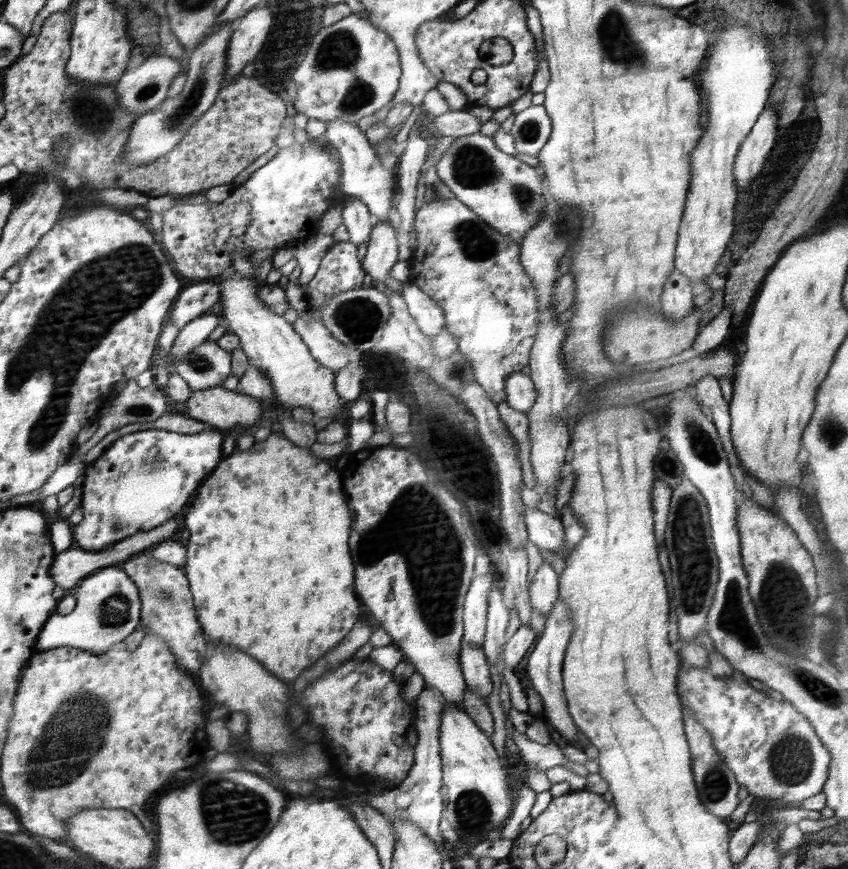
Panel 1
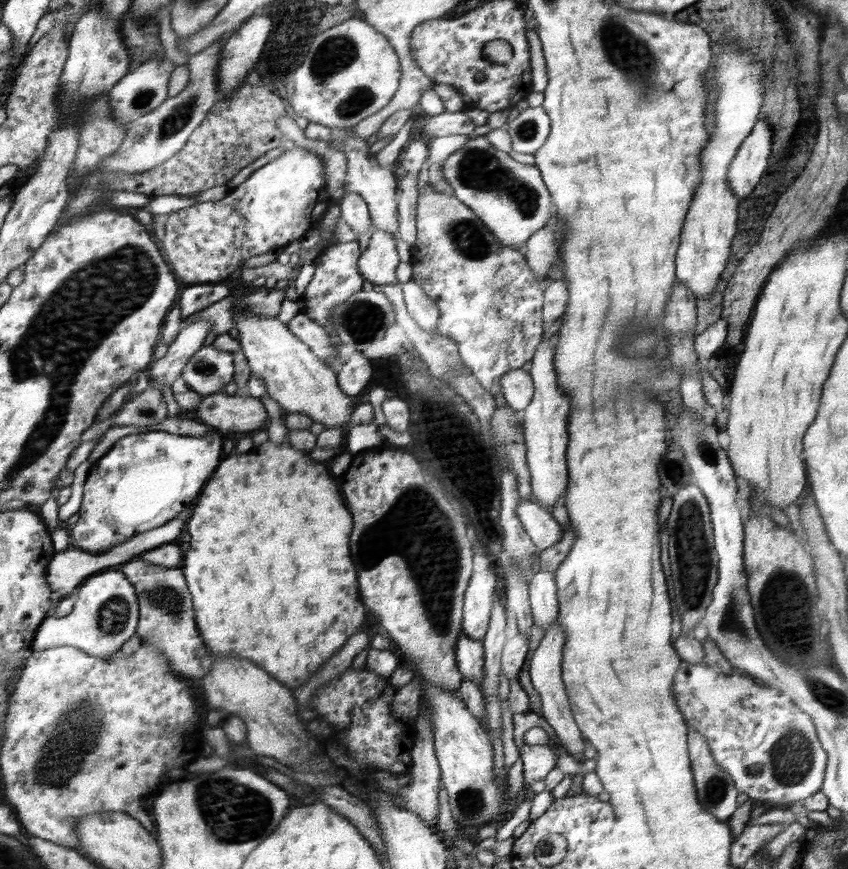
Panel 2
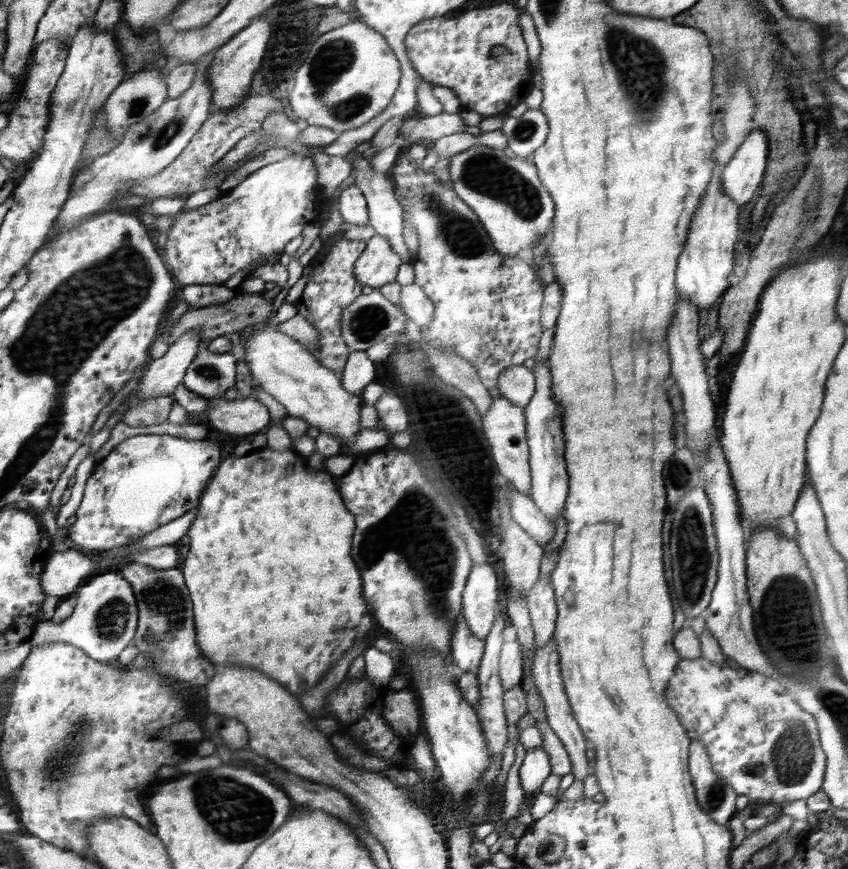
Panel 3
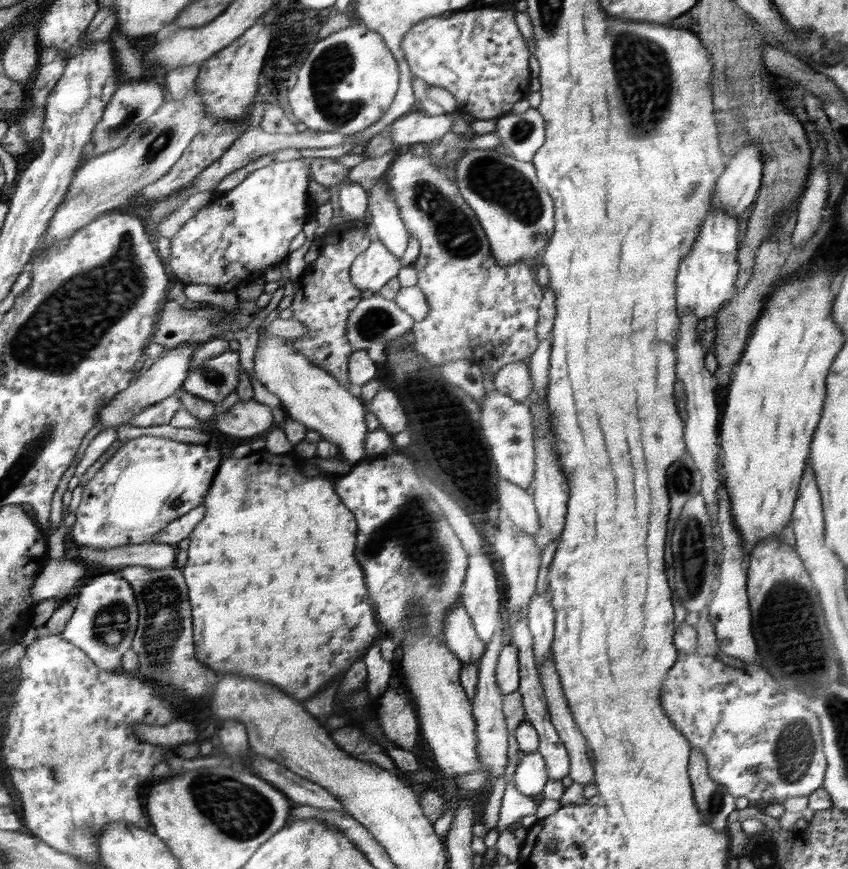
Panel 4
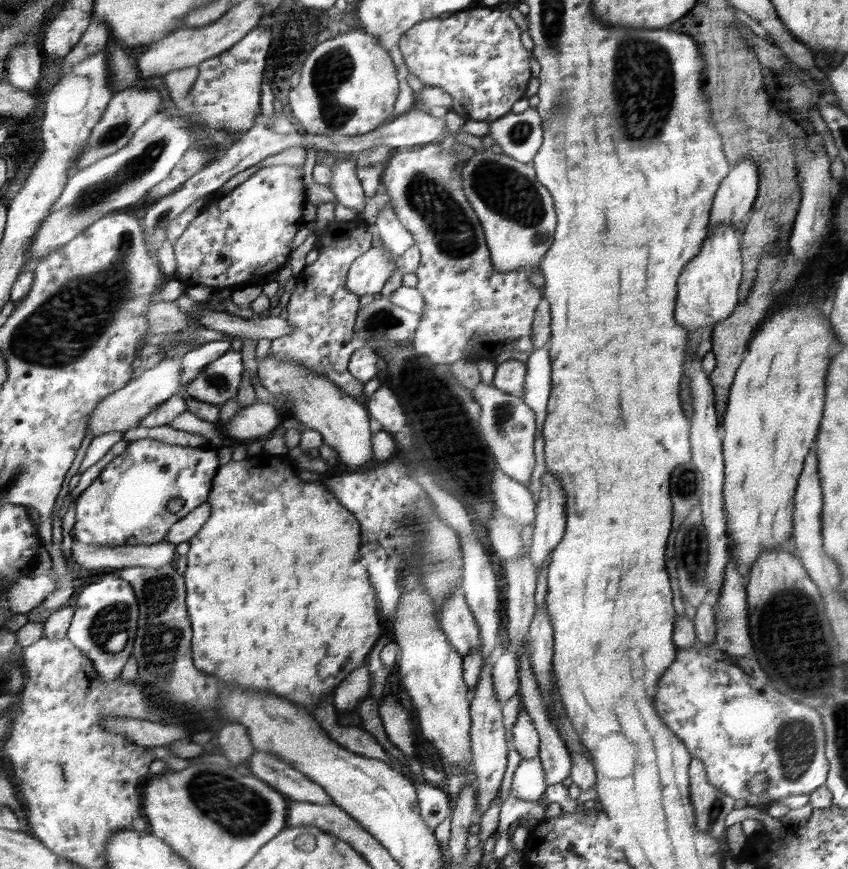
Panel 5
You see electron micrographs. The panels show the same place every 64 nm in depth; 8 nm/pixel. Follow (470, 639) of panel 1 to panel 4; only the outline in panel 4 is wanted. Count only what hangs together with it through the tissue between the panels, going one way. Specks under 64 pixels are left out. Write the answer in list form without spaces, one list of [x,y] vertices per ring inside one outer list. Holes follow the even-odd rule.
[[[471,553],[466,572],[465,586],[461,588],[462,604],[478,638],[488,645],[501,620],[496,572],[491,560],[481,553]]]

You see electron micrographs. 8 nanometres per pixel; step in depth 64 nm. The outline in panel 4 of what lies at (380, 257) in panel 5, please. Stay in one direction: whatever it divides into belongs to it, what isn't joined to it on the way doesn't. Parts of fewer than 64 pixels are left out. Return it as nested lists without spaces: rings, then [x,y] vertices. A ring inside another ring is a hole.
[[[373,237],[368,250],[354,259],[352,282],[361,291],[379,291],[388,281],[398,275],[403,267],[400,258],[390,254],[389,248],[378,238]]]

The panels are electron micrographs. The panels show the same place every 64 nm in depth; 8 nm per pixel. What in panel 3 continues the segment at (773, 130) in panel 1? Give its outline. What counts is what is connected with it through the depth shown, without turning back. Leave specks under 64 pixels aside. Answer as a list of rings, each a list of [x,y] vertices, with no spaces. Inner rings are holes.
[[[755,128],[749,138],[738,147],[722,176],[726,195],[738,206],[749,202],[756,188],[764,182],[768,160],[768,136]]]

